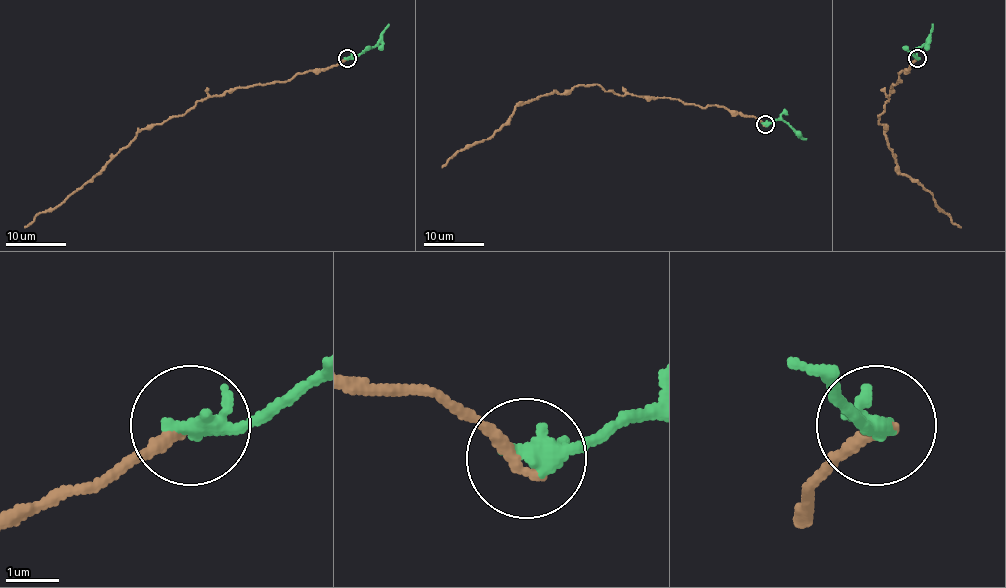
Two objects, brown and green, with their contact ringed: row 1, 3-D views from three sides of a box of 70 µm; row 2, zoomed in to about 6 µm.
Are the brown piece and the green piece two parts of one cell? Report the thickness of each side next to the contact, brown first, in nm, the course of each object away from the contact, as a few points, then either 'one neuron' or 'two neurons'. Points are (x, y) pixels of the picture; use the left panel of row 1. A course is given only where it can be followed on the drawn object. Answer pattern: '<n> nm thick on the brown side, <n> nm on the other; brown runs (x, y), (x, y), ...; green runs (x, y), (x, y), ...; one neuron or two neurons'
240 nm thick on the brown side, 400 nm on the other; brown runs (347, 58), (286, 81), (207, 96), (180, 116), (142, 128), (97, 174), (25, 227); green runs (347, 58), (354, 58), (379, 42), (388, 23); one neuron

